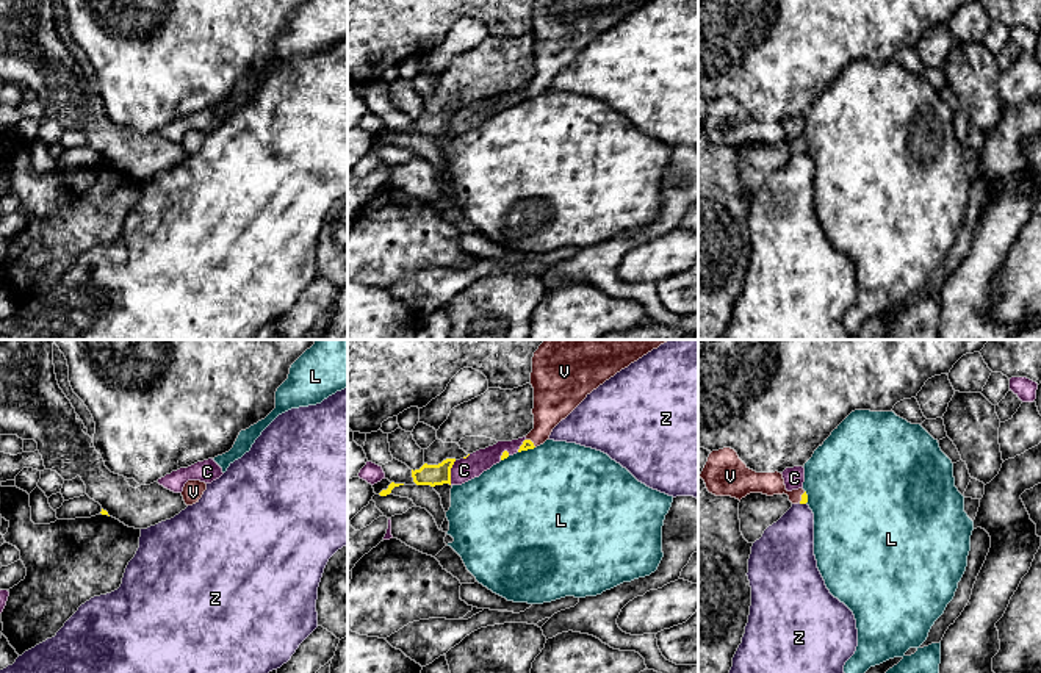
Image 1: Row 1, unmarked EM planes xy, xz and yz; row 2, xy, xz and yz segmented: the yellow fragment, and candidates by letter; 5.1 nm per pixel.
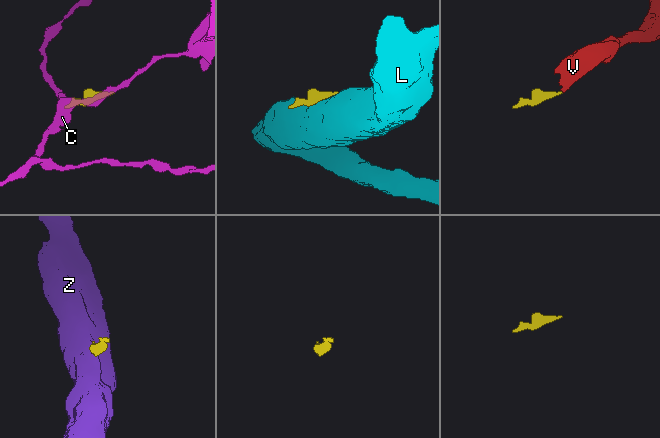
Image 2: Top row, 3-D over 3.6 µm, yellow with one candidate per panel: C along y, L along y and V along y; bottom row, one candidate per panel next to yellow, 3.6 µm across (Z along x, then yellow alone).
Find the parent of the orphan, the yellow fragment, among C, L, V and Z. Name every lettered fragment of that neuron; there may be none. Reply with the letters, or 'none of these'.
V

